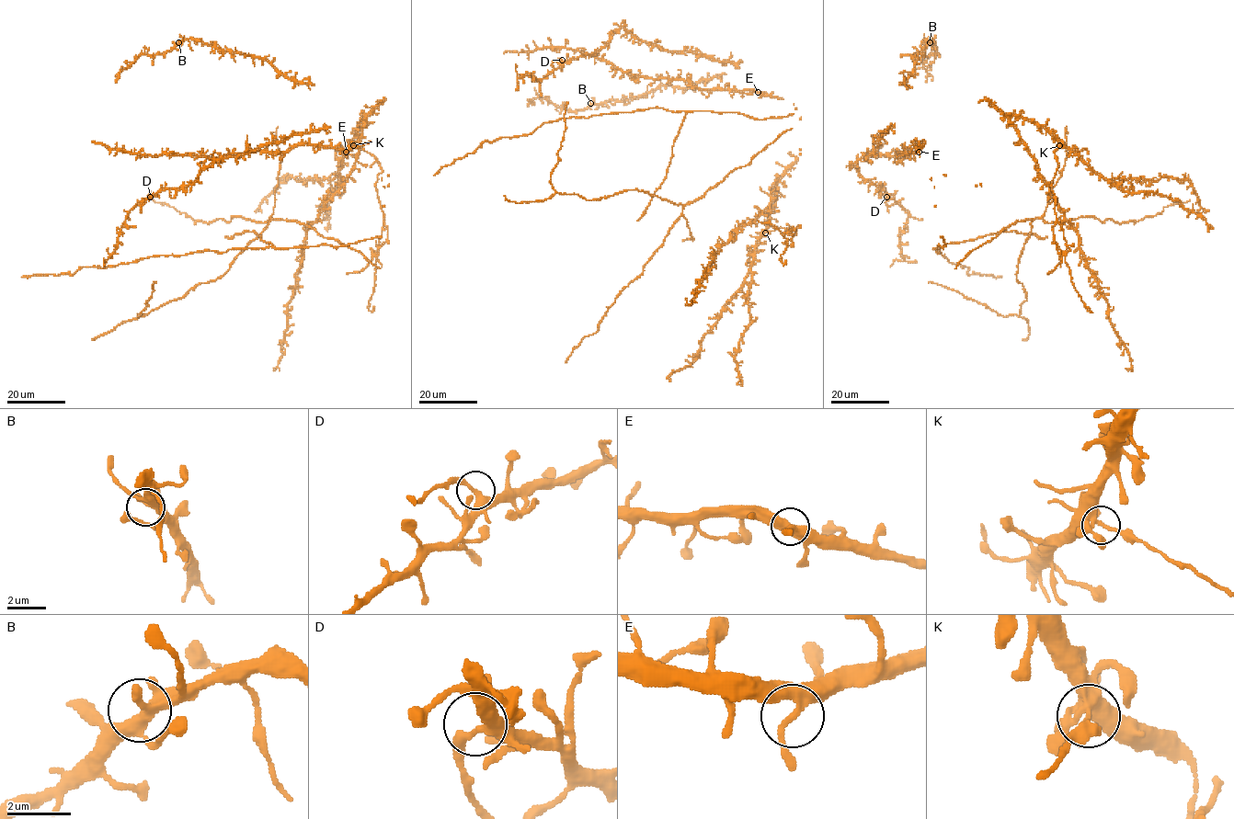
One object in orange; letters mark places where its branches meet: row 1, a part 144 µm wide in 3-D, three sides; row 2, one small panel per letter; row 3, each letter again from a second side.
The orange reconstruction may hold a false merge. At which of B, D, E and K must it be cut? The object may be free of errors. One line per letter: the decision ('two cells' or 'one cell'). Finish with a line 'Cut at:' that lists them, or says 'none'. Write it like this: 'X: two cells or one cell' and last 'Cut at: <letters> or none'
B: one cell
D: one cell
E: one cell
K: two cells
Cut at: K

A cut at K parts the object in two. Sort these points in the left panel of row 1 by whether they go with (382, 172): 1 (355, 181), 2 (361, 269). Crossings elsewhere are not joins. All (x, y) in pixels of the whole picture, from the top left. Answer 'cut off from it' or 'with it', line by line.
1: cut off from it
2: with it

